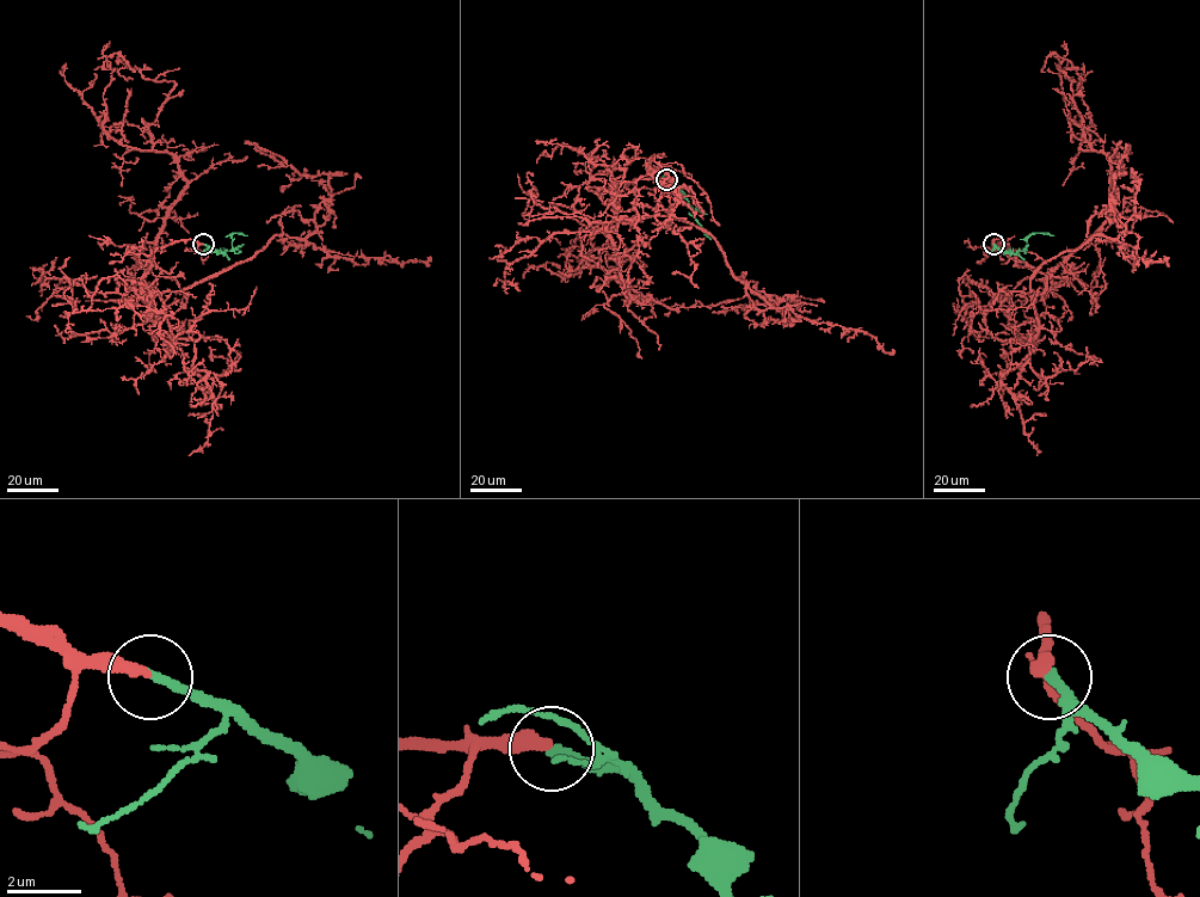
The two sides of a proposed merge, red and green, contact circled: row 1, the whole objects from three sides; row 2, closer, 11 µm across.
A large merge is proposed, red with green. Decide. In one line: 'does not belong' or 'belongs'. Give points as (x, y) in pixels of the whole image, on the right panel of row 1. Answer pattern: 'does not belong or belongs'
belongs

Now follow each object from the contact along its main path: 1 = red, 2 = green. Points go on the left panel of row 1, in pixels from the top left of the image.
1: (203, 244), (159, 246), (142, 288), (183, 290), (275, 235), (303, 239), (331, 195), (327, 174), (245, 141)
2: (203, 244), (225, 253), (232, 249), (232, 234), (247, 235)

